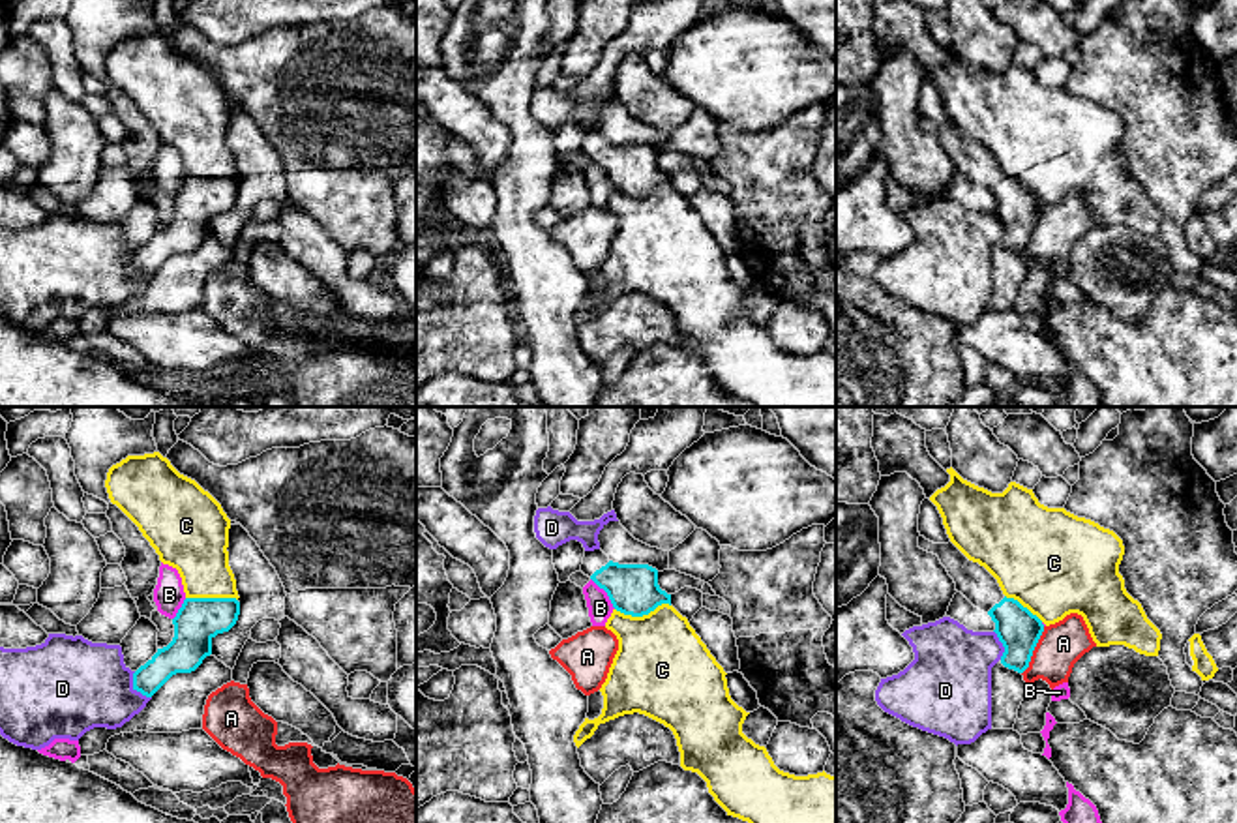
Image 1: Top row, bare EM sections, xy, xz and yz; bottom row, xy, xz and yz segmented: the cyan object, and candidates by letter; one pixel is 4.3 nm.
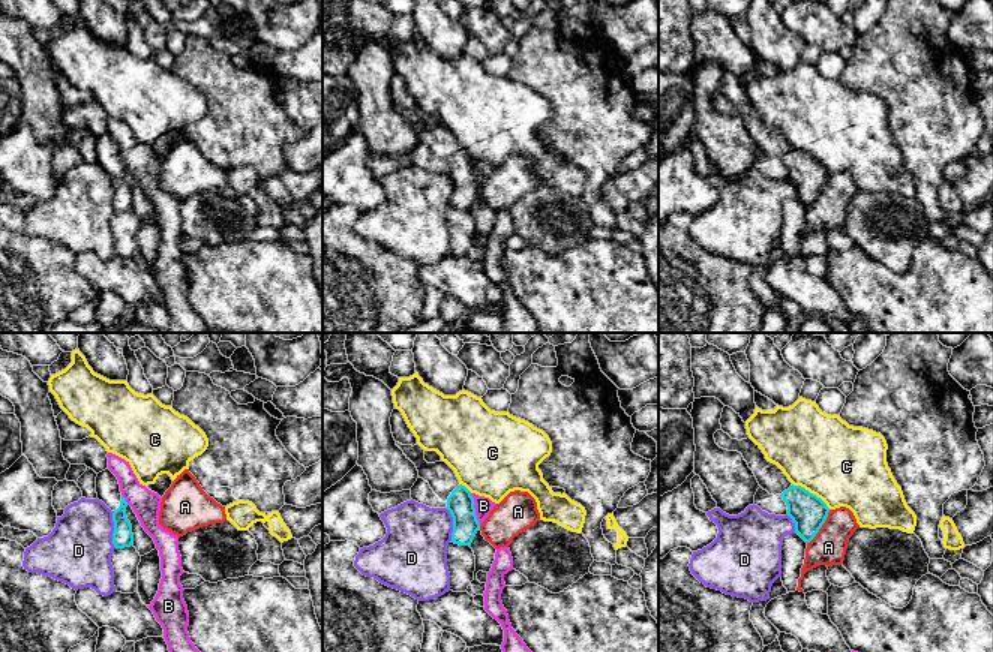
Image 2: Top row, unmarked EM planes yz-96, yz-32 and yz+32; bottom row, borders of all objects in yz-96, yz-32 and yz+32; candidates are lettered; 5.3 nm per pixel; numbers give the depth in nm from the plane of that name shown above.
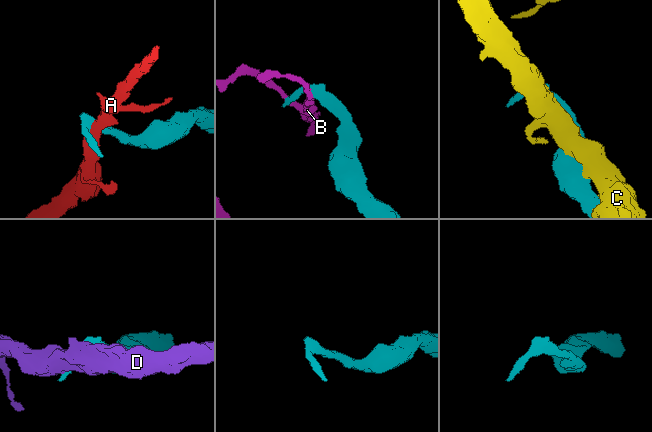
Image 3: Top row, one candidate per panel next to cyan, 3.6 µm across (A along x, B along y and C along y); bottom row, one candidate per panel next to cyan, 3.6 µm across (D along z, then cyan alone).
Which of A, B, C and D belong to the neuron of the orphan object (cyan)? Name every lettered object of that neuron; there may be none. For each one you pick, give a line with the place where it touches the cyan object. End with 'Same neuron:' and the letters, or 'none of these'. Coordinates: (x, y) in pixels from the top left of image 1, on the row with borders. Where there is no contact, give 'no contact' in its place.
Same neuron: none of these

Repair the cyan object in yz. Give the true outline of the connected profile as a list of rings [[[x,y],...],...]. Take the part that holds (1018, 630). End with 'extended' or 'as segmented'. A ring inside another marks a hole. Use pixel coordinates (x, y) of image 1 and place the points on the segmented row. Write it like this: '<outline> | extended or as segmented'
[[[918,536],[918,547],[939,557],[948,576],[975,607],[995,622],[995,634],[1005,647],[1001,664],[1023,673],[1044,632],[1042,621],[1018,600],[1006,598],[997,579],[978,562],[969,561],[952,542],[933,544]]] | extended

